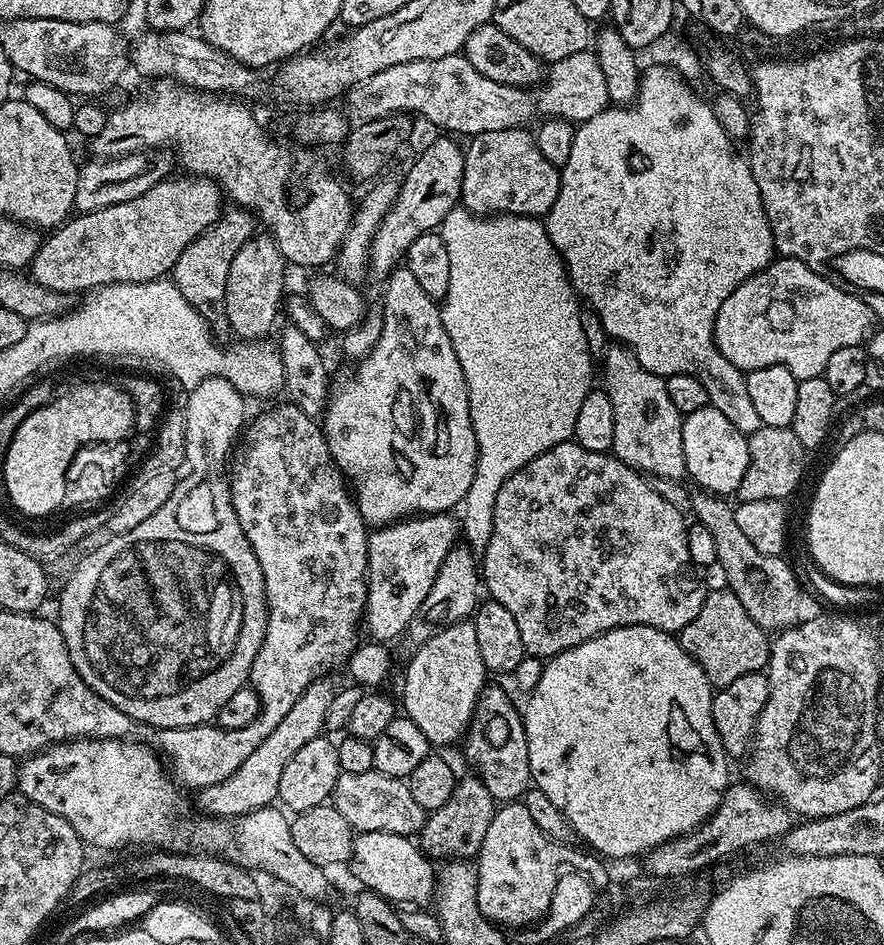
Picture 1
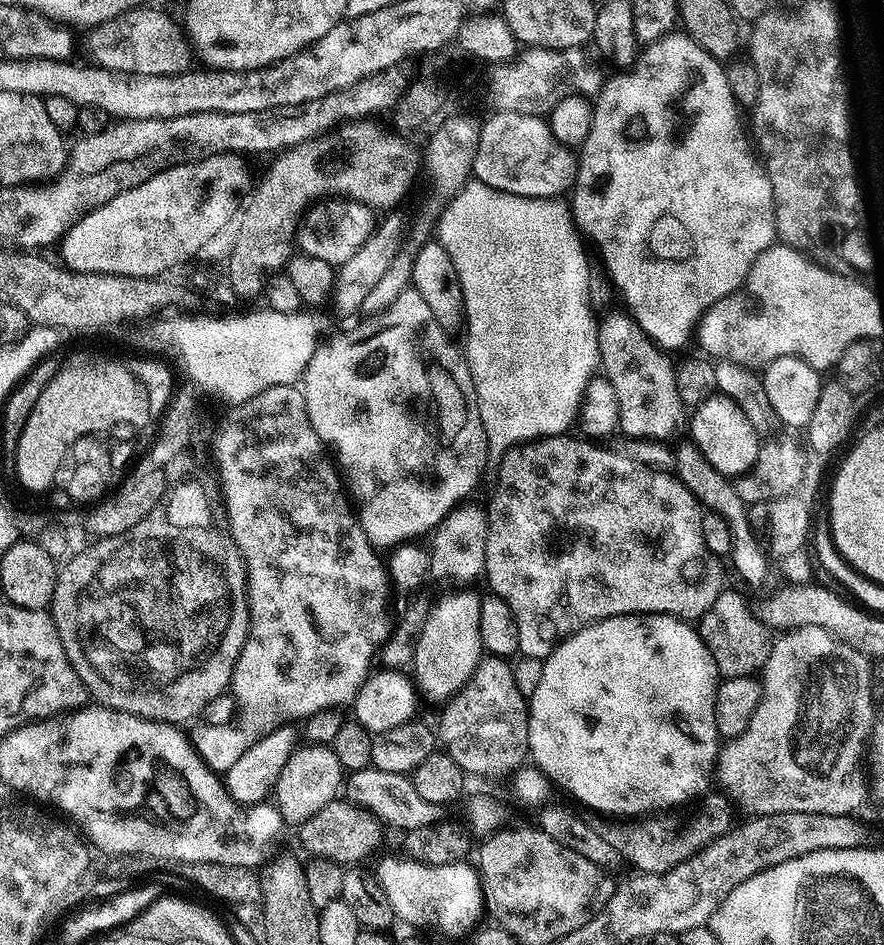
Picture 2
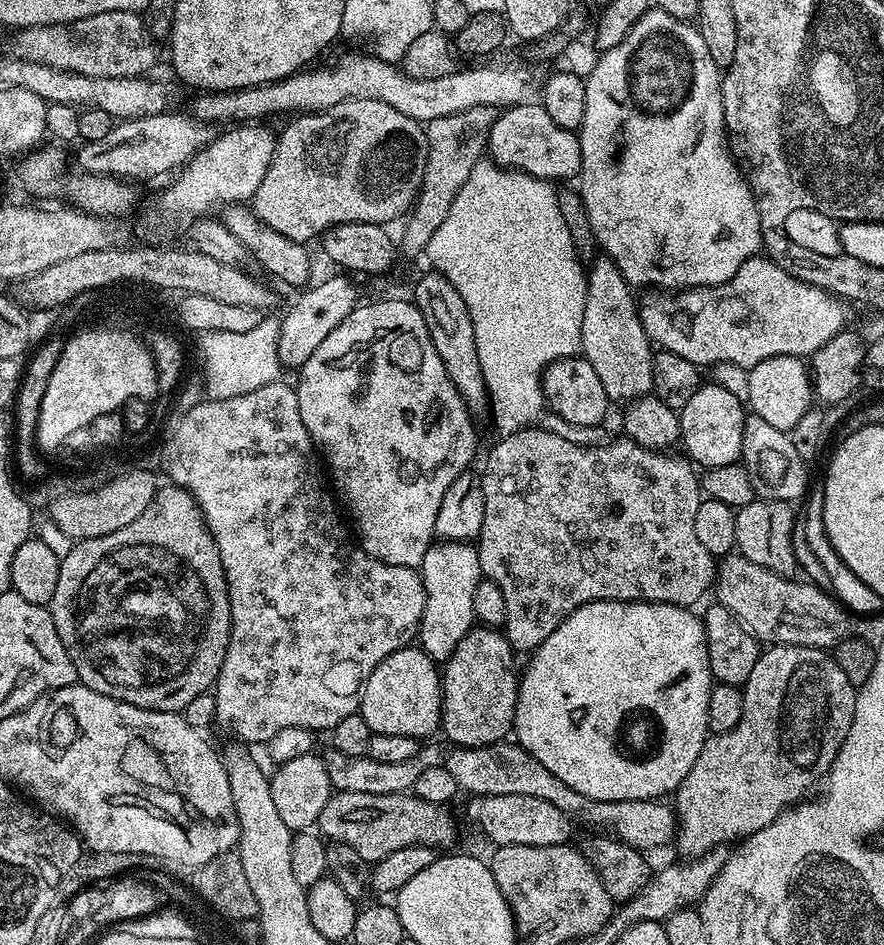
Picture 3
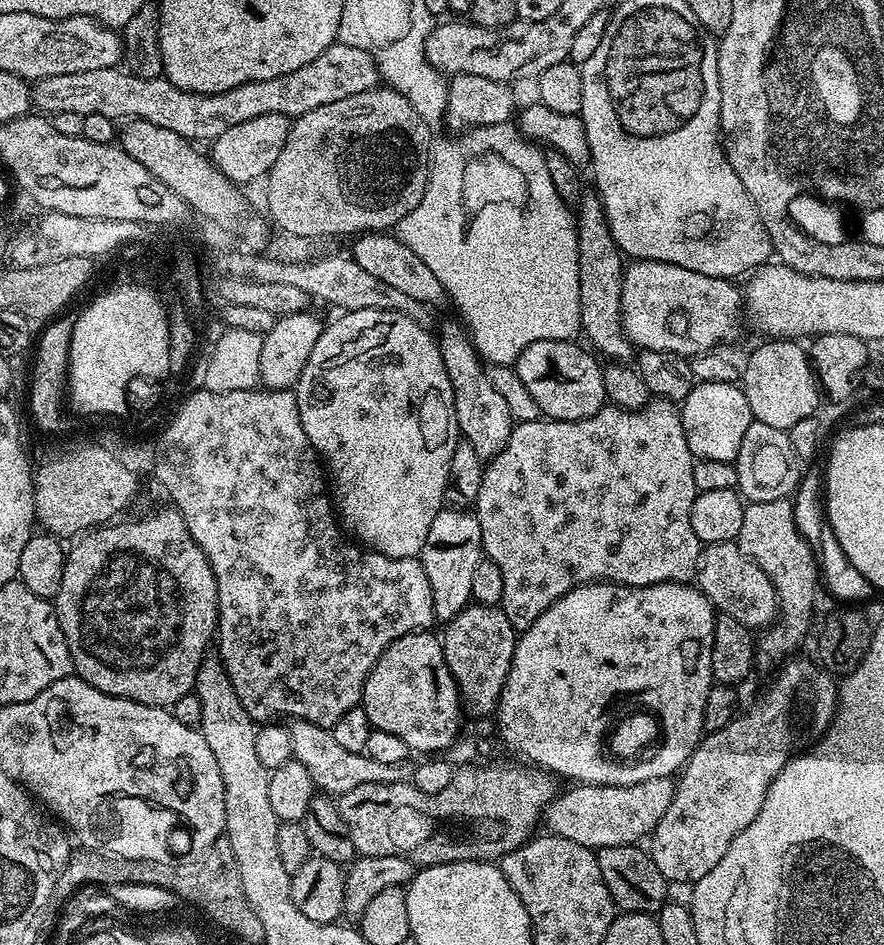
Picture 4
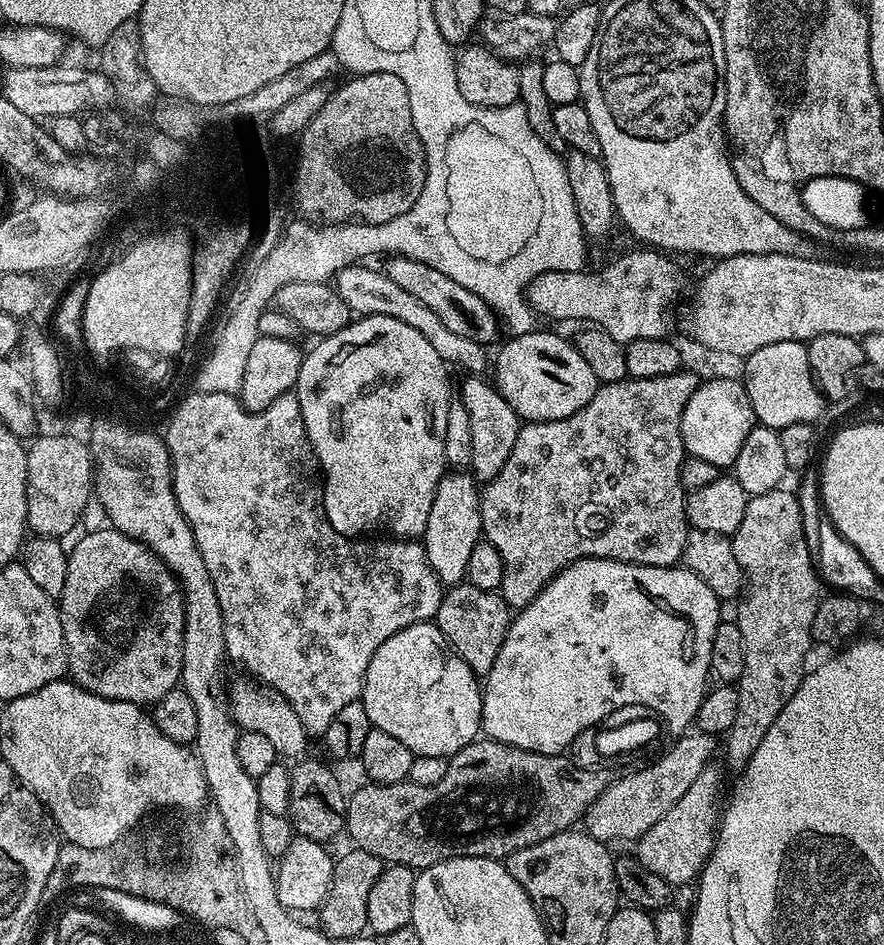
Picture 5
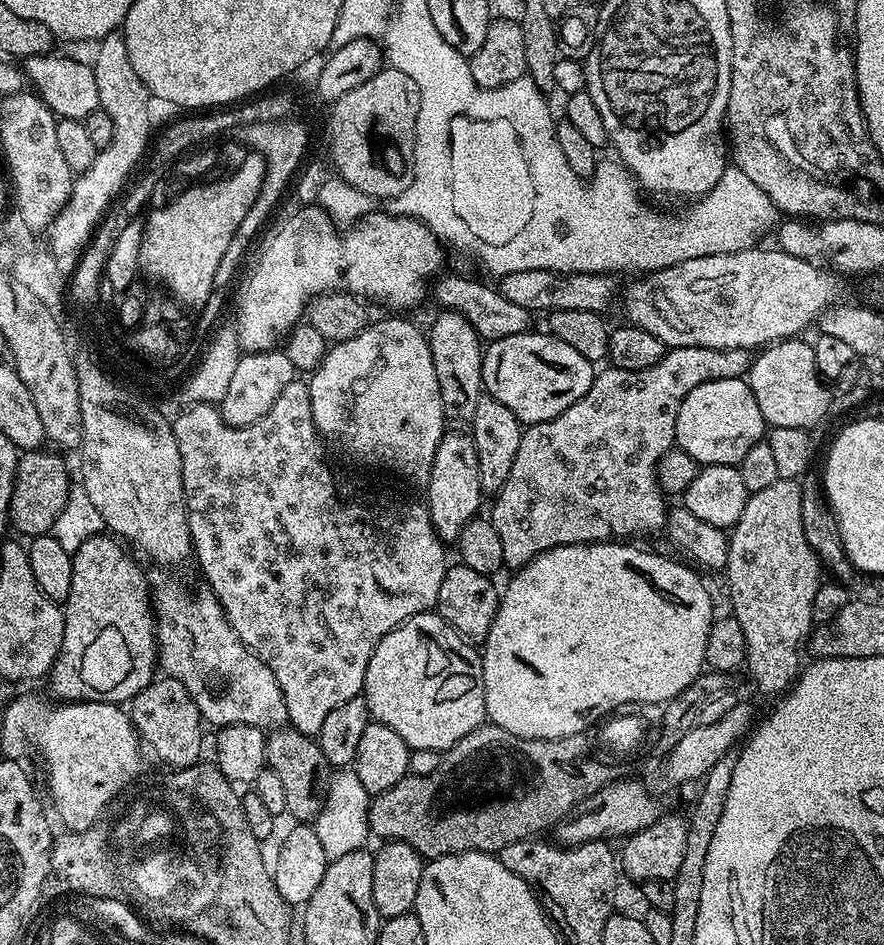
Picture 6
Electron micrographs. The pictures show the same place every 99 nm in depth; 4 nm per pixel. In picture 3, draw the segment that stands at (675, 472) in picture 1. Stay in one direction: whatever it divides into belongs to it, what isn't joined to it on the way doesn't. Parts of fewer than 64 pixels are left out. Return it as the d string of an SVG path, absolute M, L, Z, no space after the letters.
M597 255L586 275L586 310L582 310L580 352L594 366L609 401L631 402L652 392L654 345L640 321L637 297L622 270L609 256Z

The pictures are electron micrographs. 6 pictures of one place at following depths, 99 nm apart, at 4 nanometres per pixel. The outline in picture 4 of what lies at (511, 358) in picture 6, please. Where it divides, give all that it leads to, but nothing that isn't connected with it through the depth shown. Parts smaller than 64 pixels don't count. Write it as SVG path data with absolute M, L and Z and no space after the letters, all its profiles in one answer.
M539 340L526 346L516 359L514 369L518 378L547 419L581 420L598 414L598 410L605 407L601 361L587 347L584 348L579 348L572 340Z

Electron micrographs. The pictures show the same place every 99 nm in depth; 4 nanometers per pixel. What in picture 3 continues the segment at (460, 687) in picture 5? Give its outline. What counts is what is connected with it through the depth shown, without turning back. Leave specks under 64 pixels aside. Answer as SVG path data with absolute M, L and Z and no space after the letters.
M419 646L399 648L390 654L370 674L360 694L360 710L358 715L366 718L366 726L370 726L373 734L406 734L413 736L418 742L432 738L440 732L440 701L442 699L442 672L437 661L425 654Z

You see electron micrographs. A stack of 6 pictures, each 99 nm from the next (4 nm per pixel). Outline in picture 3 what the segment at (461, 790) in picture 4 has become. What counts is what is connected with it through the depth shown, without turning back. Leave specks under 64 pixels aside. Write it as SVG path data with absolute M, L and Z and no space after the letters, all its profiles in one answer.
M333 791L320 815L319 835L345 844L363 860L378 862L394 850L421 844L448 850L456 840L456 820L442 804L431 804L414 794L354 794Z

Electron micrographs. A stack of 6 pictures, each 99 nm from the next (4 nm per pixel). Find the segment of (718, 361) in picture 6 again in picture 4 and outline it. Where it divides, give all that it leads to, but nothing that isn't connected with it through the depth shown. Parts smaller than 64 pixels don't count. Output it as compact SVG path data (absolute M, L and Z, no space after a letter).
M652 398L643 408L635 410L605 406L598 410L598 414L581 420L539 418L517 423L510 434L510 442L502 446L502 450L495 458L485 463L482 486L478 486L478 498L474 505L482 530L480 546L483 555L492 560L494 566L498 566L498 570L502 570L502 598L499 607L503 608L506 618L510 618L510 622L516 629L523 630L529 628L547 608L554 606L558 598L562 598L579 584L609 582L626 586L650 586L666 582L689 583L695 577L702 547L700 540L690 527L690 506L694 506L696 494L694 457L686 442L679 407L673 401Z

